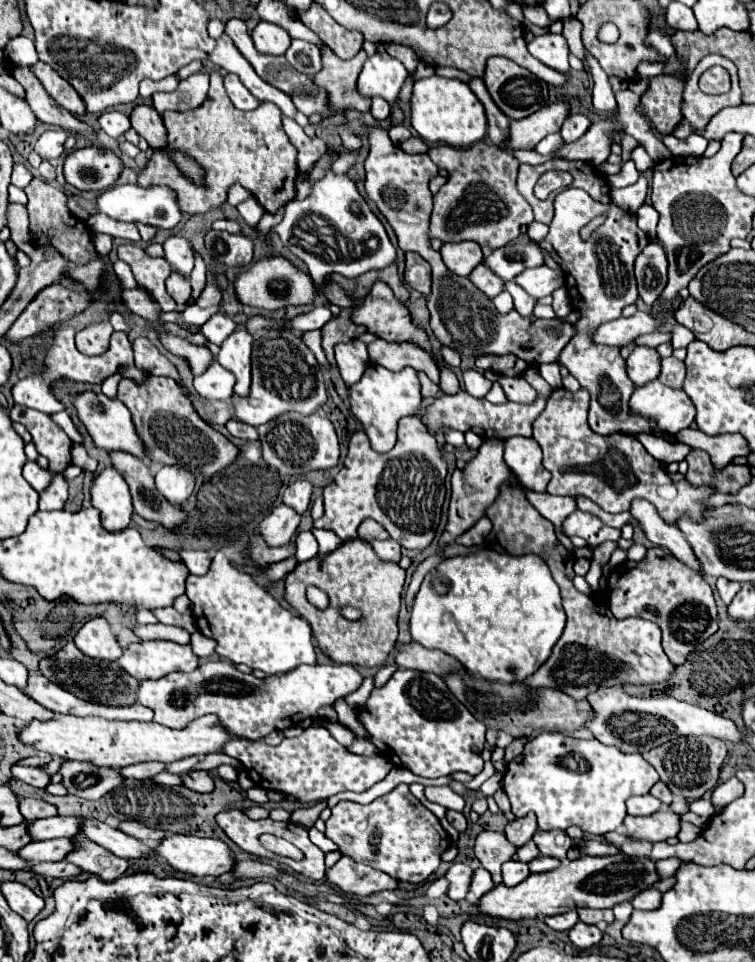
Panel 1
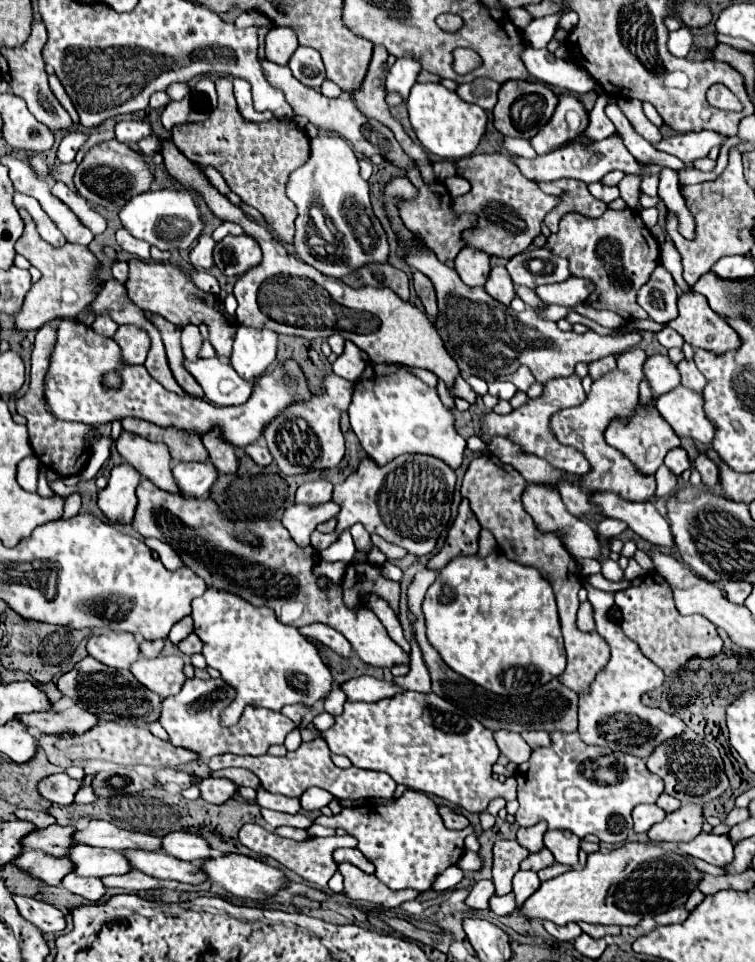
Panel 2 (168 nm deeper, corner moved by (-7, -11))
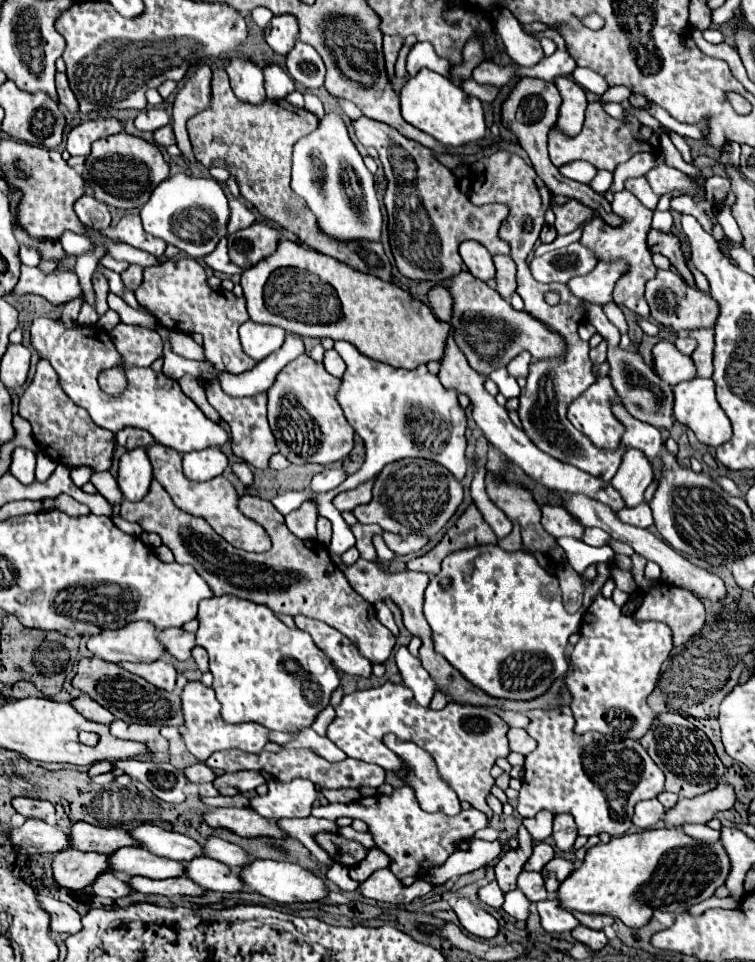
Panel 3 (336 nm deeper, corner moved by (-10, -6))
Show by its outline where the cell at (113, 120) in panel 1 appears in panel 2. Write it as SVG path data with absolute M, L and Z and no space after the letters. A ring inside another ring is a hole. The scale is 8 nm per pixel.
M127 120L127 122L119 122L115 126L115 136L117 140L125 142L125 144L131 144L131 142L139 142L141 138L149 136L153 130L151 130L151 124L147 120Z

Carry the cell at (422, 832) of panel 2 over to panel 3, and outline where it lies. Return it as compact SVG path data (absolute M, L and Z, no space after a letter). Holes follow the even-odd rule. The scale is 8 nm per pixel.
M408 785L396 789L390 797L372 795L352 803L330 803L326 807L320 805L312 809L312 815L324 819L352 817L364 821L368 825L368 833L372 833L376 847L390 857L388 869L398 879L416 877L416 871L420 871L420 867L432 867L432 863L444 863L444 859L448 859L448 855L456 851L458 841L468 841L478 829L488 827L488 817L476 809L460 811L454 817L448 817L444 813L422 811L422 807L416 803L412 787Z

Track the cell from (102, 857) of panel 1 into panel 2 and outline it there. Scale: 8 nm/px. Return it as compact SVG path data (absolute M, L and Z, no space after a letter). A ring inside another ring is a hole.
M127 872L125 876L105 876L101 878L103 884L107 888L123 888L123 890L131 890L131 892L139 892L139 890L157 890L163 888L161 882L153 876L147 876L143 872Z

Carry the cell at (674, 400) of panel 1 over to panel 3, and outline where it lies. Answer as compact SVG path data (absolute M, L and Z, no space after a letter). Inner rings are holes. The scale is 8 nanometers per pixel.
M694 377L692 381L684 381L678 383L674 387L674 419L686 427L690 427L698 441L710 445L710 447L718 447L722 443L726 443L732 435L732 427L730 427L730 419L726 417L726 413L722 411L722 407L716 401L714 395L714 381L712 379L700 379Z

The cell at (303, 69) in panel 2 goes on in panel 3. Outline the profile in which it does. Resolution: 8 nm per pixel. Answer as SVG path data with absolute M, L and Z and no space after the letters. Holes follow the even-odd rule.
M296 41L294 49L286 55L286 67L290 77L308 89L322 87L324 83L326 67L312 45Z

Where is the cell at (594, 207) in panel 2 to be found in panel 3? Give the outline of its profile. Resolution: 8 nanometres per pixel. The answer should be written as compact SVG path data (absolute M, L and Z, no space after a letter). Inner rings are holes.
M554 195L550 199L550 209L556 215L554 227L556 227L558 235L572 233L574 229L578 229L584 221L588 221L594 215L594 211L590 207L584 207L582 203L574 201L574 199L568 199L566 203L556 203Z

